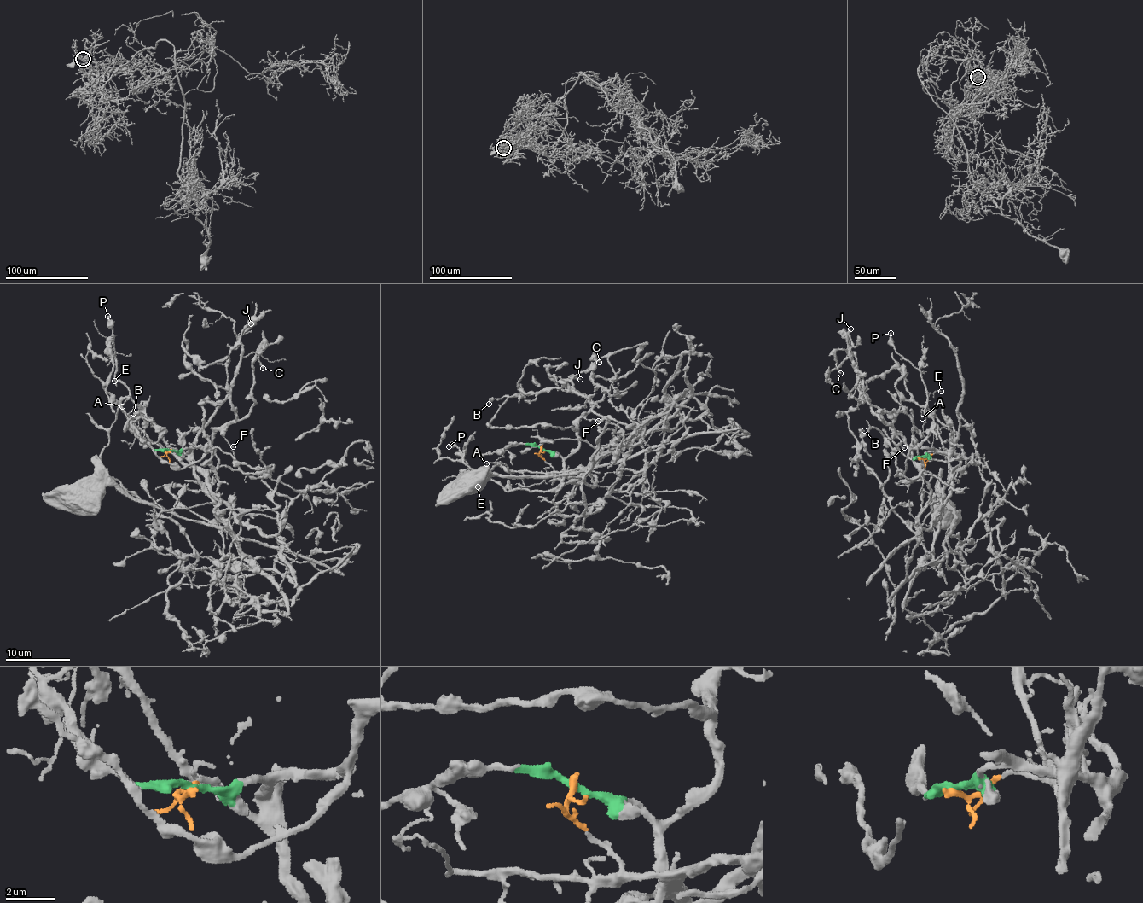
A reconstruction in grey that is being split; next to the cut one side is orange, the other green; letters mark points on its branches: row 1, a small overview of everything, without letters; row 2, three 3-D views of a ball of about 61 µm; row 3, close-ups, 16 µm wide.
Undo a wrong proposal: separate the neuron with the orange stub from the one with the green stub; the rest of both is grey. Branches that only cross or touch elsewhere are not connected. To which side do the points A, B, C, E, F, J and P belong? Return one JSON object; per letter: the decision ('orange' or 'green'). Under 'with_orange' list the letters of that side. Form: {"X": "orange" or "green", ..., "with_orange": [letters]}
{"A": "orange", "B": "green", "C": "green", "E": "orange", "F": "green", "J": "green", "P": "orange", "with_orange": ["A", "E", "P"]}

